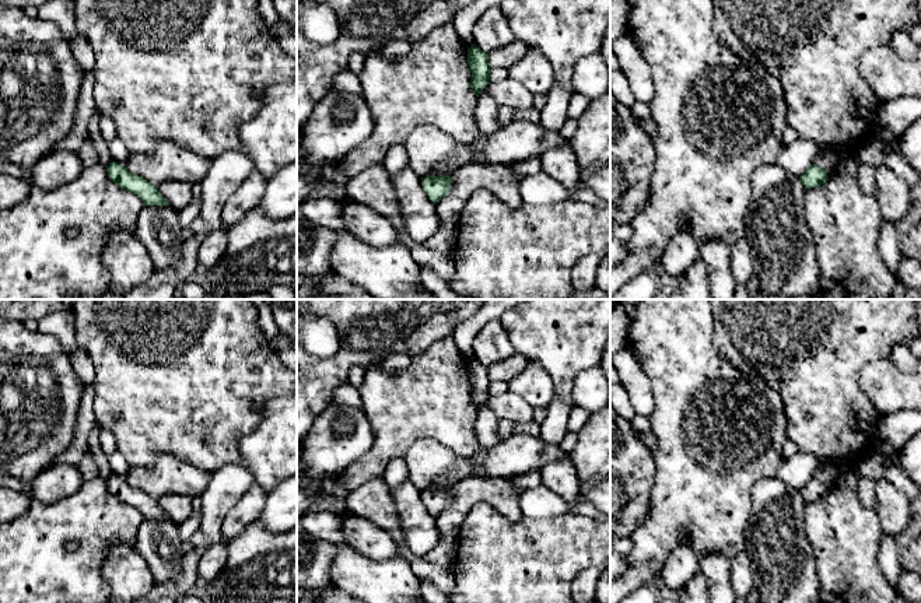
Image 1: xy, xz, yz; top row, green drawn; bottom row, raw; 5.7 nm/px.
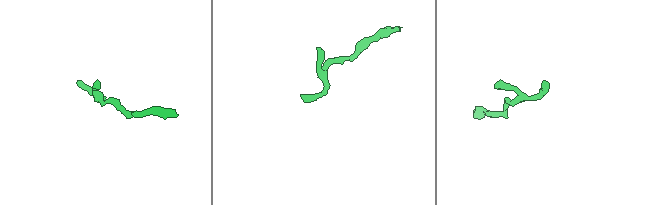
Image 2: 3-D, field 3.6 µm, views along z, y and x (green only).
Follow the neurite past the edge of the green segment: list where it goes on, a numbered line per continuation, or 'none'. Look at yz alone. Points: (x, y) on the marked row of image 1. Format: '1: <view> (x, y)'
1: yz (826, 158)

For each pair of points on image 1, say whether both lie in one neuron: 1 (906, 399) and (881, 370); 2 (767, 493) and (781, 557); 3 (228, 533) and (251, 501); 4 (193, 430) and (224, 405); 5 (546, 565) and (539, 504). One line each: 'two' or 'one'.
1: one
2: one
3: one
4: one
5: two

